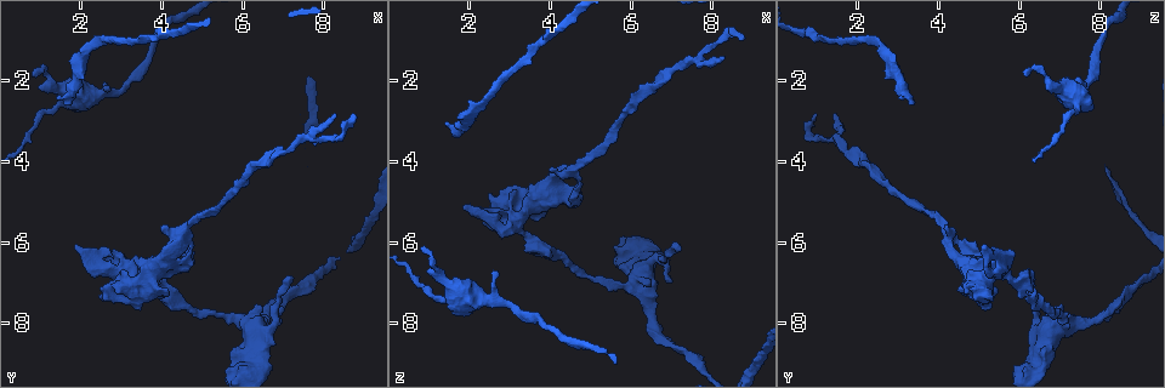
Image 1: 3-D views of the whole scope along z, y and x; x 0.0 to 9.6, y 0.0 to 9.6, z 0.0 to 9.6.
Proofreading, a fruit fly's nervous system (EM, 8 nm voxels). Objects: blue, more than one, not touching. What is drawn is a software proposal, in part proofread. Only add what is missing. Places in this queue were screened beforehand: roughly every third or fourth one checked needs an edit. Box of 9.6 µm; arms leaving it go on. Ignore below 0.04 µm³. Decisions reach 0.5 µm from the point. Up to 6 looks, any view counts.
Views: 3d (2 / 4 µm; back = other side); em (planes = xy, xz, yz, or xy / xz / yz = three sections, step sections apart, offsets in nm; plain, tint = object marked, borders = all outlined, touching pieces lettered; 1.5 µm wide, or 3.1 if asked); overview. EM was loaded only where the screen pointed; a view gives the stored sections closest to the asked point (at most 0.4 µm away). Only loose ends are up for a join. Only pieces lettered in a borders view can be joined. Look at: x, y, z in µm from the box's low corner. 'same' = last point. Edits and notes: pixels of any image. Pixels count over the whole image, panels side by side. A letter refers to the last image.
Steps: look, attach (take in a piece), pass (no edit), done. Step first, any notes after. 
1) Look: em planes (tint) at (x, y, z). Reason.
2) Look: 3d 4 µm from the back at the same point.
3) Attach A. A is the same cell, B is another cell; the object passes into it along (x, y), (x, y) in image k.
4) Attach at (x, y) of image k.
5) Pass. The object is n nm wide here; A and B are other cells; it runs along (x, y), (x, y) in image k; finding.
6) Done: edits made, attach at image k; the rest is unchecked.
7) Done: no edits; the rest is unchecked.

Look: em planes (borders) at (1.85, 6.20, 5.15). Branch stops here.

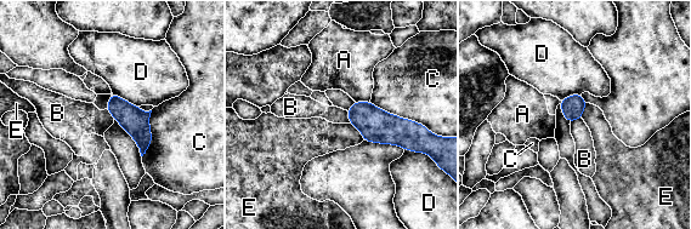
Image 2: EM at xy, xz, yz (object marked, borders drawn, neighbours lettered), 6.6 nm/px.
Pass. The object is 150 nm wide here; A, B, C, D and E are other cells; a border runs along (345, 110), (350, 122) in image 2; no lettered piece goes on from it.

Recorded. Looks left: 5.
Look: em planes (borders) at (4.15, 7.25, 4.55). Branch stops here.

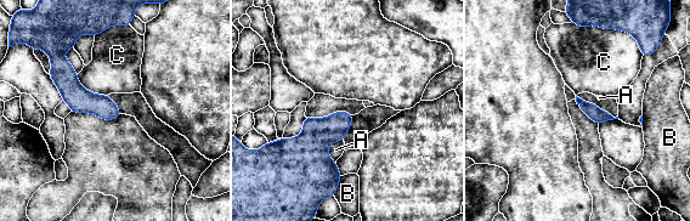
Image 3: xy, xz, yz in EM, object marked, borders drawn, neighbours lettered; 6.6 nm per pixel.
Pass. A, B and C are other cells; a border runs along (343, 139), (329, 145), (331, 160) in image 3; none of them fits.

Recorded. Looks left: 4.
Look: em planes (plain) at (0.80, 1.85, 6.10). Free end.

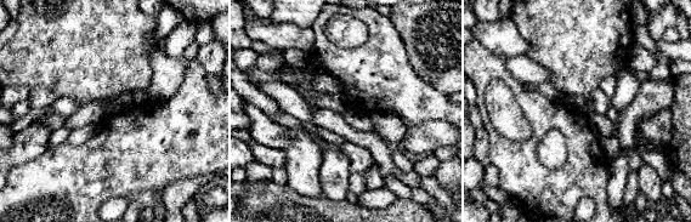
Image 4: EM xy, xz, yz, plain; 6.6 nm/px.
Look: em planes (borders) at the same point.

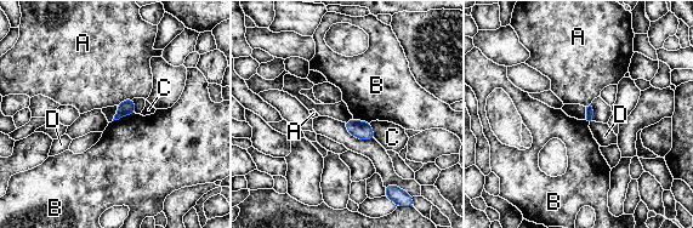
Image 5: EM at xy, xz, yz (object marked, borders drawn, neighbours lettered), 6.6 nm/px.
Pass. A, B, C and D are other cells; a border runs along (135, 113), (123, 115), (113, 121) in image 5; none of them fits.

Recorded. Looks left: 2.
Done: no edits; the rest is unchecked.

